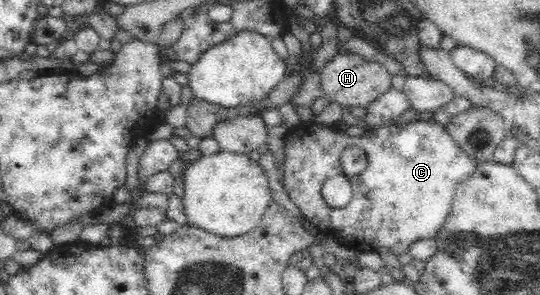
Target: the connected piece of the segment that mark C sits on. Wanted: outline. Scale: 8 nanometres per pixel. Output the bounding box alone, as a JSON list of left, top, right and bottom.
[282,120,478,261]

